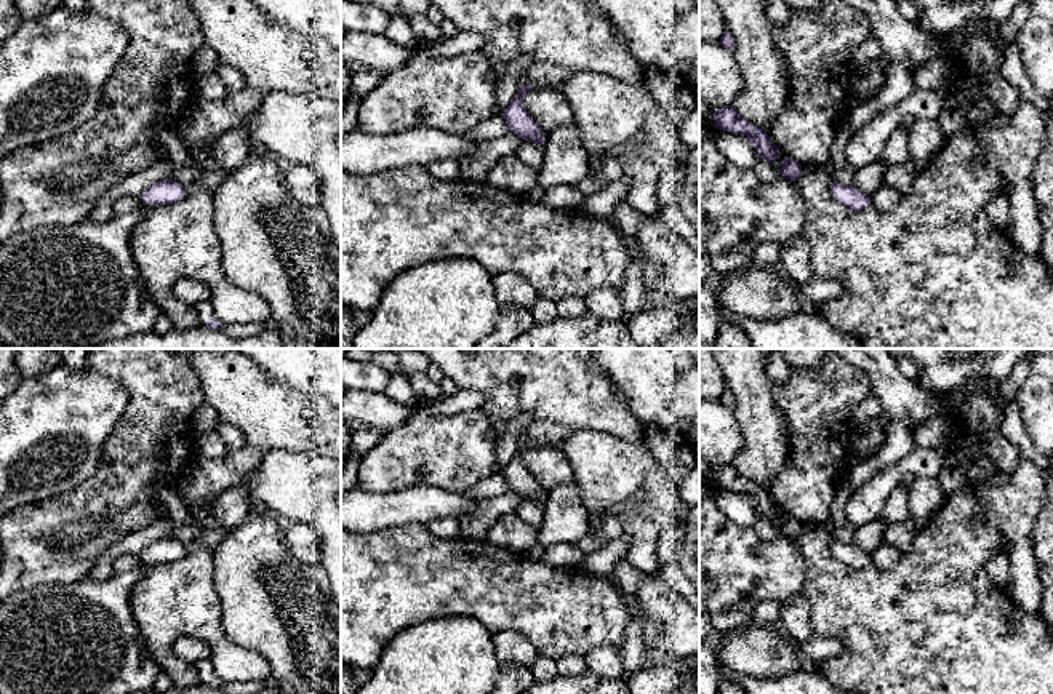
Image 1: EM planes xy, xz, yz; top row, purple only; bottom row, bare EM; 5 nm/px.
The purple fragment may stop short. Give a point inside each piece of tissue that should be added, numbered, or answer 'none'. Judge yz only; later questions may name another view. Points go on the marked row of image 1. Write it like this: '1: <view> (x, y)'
none

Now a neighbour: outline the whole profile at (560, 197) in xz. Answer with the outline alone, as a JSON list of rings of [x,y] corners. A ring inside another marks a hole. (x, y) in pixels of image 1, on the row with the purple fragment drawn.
[[[555,185],[544,193],[541,201],[555,209],[571,209],[584,200],[586,195],[576,185]]]

